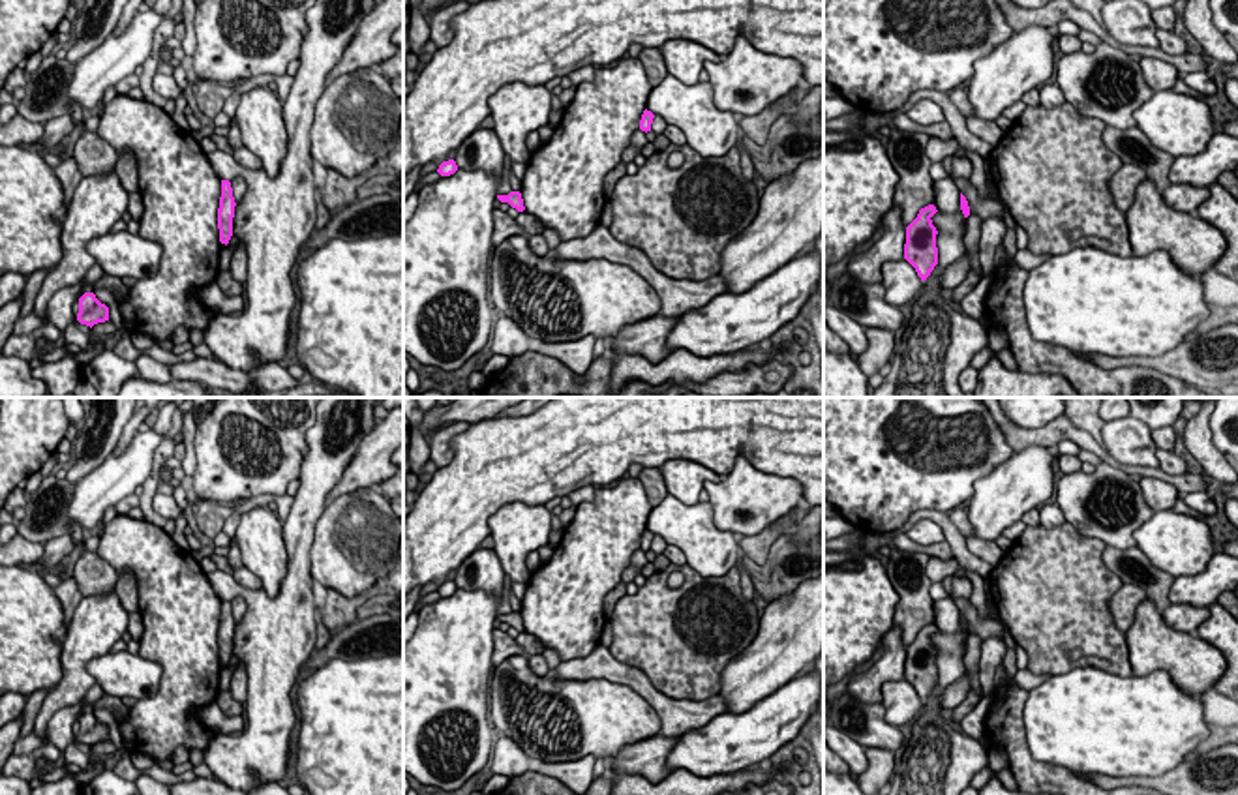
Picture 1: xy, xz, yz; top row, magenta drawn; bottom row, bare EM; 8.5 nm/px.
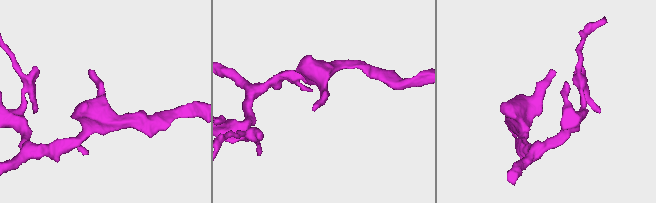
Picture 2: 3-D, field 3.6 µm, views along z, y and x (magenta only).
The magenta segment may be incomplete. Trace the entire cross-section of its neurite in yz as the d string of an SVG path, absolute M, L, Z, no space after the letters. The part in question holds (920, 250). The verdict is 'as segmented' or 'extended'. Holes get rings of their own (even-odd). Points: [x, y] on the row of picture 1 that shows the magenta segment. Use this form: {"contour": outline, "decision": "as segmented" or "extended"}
{"contour": "M934 204L921 208L917 218L906 227L904 259L915 268L921 281L925 281L938 264L938 231L930 219L936 212Z", "decision": "as segmented"}

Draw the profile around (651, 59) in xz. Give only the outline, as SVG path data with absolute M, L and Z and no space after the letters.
M643 47L638 58L643 64L651 86L658 86L668 77L660 49Z

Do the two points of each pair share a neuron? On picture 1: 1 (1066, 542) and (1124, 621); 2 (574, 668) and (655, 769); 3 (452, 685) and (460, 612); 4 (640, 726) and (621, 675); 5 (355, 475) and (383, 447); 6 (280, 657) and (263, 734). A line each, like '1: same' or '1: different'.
1: different
2: different
3: same
4: different
5: same
6: same

